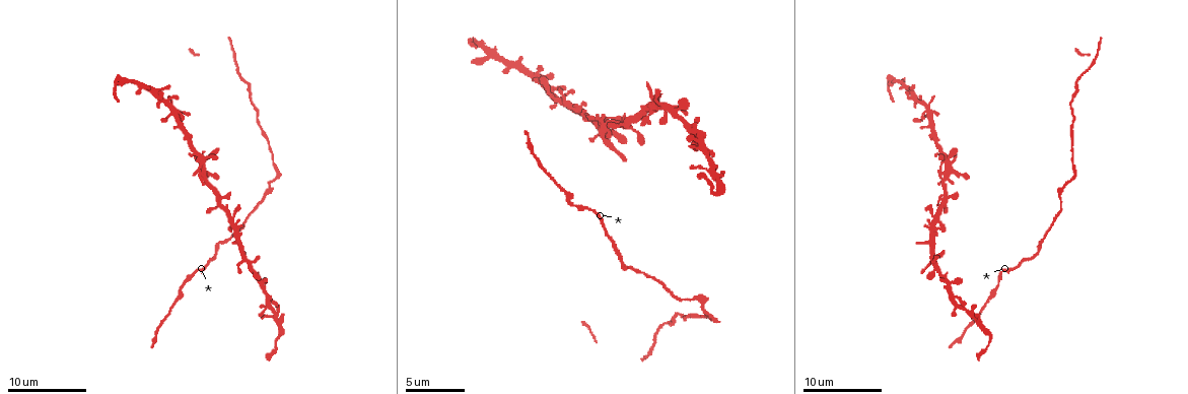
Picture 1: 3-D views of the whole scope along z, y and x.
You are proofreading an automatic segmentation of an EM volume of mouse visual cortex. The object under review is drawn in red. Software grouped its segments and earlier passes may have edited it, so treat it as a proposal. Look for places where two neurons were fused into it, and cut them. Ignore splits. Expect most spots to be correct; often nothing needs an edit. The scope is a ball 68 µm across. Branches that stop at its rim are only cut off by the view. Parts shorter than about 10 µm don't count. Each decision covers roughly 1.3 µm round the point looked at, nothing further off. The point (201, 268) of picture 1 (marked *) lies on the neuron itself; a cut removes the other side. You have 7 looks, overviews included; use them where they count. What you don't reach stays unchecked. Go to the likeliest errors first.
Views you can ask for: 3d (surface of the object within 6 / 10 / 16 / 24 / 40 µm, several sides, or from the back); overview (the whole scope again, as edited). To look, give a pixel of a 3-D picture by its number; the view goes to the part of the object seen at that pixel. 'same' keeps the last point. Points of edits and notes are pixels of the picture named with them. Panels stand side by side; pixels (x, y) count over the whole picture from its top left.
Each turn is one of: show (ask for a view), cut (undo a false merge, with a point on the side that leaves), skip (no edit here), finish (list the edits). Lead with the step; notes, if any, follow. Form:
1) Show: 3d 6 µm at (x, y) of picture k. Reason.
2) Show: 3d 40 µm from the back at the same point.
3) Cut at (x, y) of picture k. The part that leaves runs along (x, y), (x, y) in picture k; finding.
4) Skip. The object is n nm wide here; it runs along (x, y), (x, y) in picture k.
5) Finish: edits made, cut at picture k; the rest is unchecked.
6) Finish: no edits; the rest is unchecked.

Show: 3d 6 µm at (242, 256) of picture 1. Looks like a crossing.

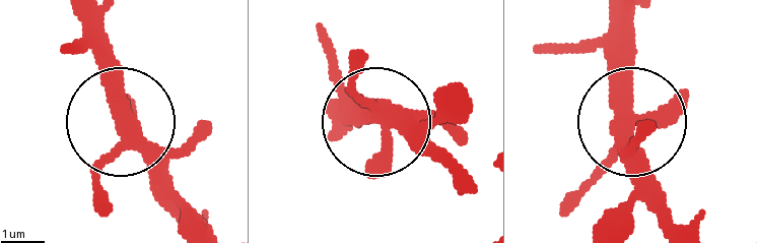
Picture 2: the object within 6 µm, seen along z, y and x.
Skip. 4 arms meet here; one neuron here.

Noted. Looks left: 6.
Show: 3d 10 µm at (958, 298) of picture 1. Four-way junction.

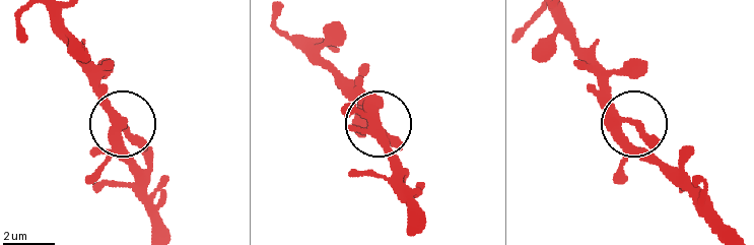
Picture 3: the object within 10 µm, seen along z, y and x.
Skip. 4 arms meet here; continuous, no second neuron.

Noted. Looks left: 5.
Show: 3d 10 µm at (224, 242) of picture 1. Sudden change in width.

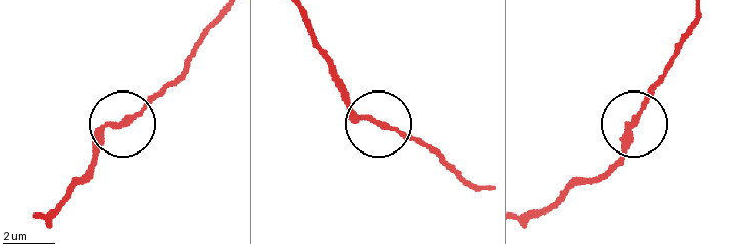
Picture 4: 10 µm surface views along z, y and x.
Skip. It runs along (526, 212), (545, 209), (617, 160), (645, 94), (668, 70) in picture 4; one neuron here.

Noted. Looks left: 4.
Show: 3d 10 µm at (258, 125) of picture 1. Thick turns thin.

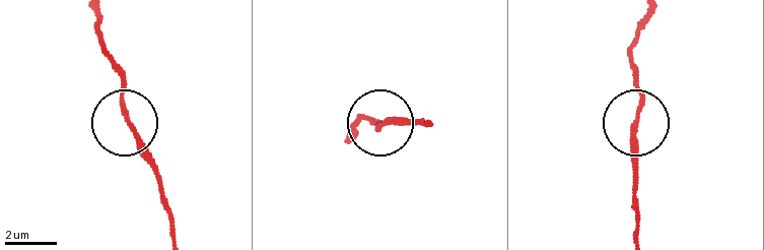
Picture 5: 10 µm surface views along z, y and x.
Skip. It runs along (172, 230), (154, 158), (126, 119), (120, 68) in picture 5; one neuron here.

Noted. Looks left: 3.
Finish: no edits; the rest is unchecked.

